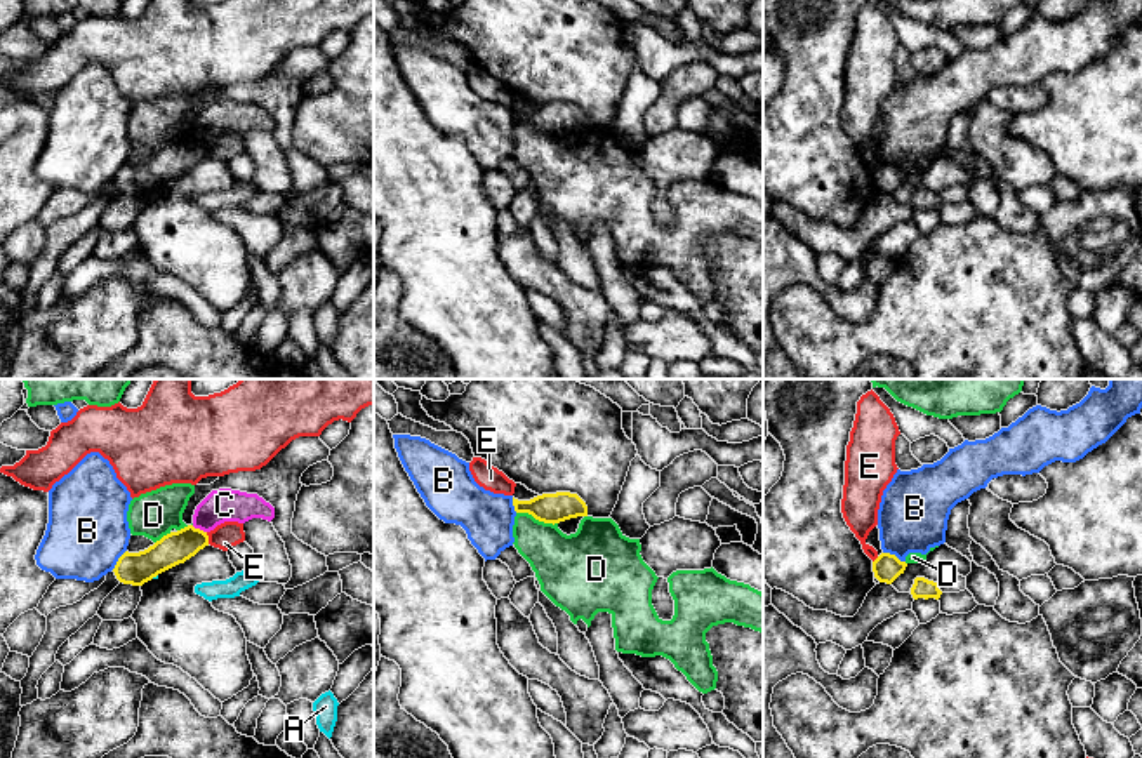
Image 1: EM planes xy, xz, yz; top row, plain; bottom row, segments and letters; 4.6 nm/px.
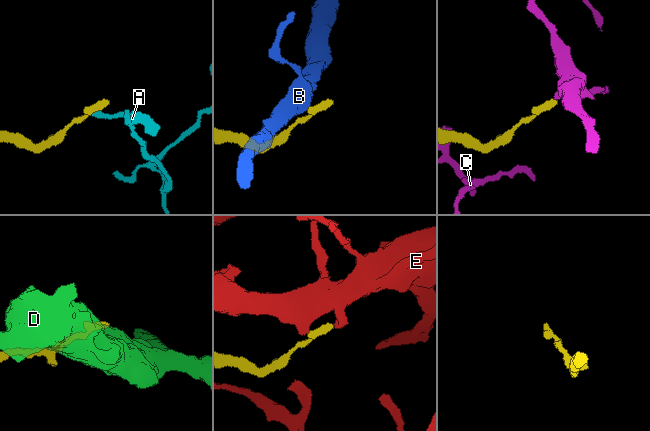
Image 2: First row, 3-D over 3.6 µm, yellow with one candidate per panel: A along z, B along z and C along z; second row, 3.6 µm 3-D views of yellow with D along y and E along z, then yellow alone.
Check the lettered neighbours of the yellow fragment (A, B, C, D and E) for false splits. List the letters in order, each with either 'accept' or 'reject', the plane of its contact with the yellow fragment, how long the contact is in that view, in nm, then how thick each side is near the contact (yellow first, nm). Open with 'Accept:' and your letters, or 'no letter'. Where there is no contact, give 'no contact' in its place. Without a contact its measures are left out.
Accept: no letter
A: reject; contact in xy; length 40 nm; calibres 150 and 20 nm
B: reject; contact in yz; length 120 nm; calibres 130 and 320 nm
C: reject; contact in xy; length 80 nm; calibres 150 and 160 nm
D: reject; contact in xz; length 200 nm; calibres 140 and 280 nm
E: reject; contact in xy; length 60 nm; calibres 150 and 120 nm

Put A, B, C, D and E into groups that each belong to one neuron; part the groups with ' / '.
A / B / C / D / E

